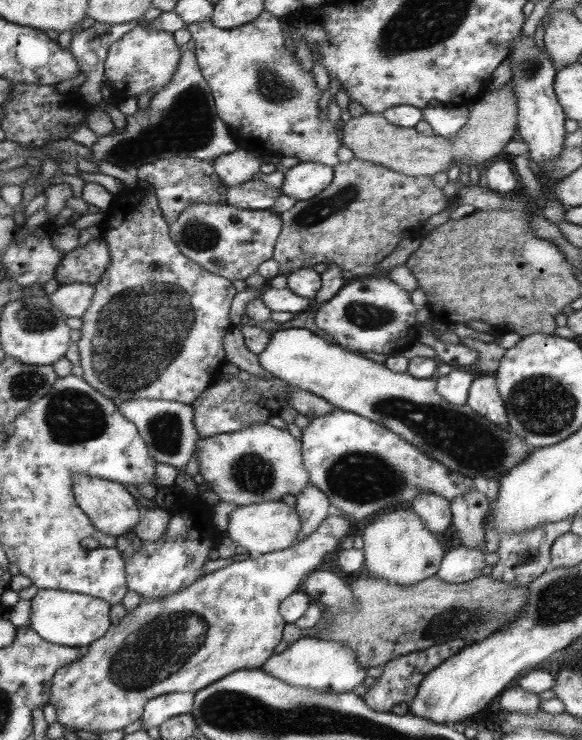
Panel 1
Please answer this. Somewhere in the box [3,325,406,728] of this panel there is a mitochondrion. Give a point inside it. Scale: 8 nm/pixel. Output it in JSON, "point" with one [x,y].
{"point":[160,647]}

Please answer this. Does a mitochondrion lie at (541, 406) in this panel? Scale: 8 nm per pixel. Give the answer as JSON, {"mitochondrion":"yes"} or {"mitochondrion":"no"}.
{"mitochondrion":"yes"}

